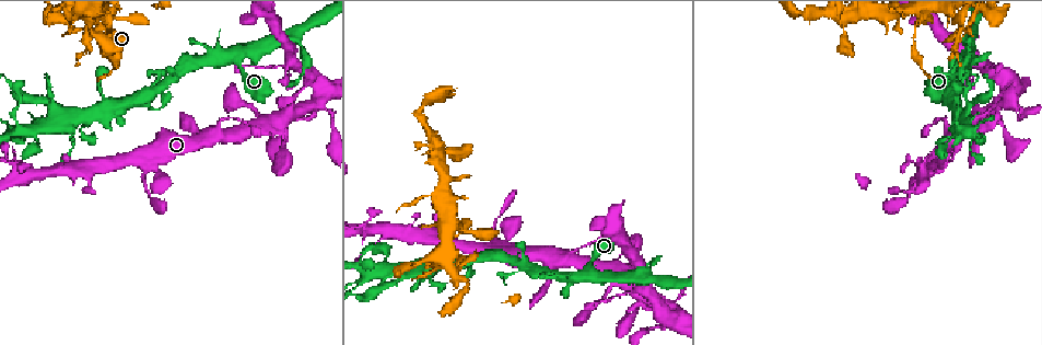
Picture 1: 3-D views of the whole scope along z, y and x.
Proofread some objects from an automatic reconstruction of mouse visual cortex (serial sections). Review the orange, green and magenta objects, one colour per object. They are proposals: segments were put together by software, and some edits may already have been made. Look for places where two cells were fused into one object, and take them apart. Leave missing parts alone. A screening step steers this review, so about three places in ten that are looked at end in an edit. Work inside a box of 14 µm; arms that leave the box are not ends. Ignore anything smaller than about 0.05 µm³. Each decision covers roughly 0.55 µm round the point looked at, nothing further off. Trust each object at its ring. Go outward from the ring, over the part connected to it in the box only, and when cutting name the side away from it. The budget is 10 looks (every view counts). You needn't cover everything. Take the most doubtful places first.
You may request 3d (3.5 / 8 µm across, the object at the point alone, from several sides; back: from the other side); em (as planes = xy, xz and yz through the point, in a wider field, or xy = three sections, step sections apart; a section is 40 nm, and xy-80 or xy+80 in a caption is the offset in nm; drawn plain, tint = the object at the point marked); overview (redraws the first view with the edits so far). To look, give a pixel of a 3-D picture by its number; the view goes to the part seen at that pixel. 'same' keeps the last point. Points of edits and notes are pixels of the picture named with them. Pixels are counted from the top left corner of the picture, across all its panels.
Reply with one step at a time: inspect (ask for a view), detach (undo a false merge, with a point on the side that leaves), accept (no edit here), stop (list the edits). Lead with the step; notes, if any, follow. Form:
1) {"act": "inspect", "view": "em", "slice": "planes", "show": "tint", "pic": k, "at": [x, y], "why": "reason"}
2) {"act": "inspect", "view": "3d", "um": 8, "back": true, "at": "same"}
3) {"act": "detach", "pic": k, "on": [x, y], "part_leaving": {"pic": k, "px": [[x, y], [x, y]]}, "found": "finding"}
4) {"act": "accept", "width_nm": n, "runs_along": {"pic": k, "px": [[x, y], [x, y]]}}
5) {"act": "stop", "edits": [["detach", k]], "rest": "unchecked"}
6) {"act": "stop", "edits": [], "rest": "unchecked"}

{"act": "inspect", "view": "3d", "um": 8, "pic": 1, "at": [965, 14], "why": "abrupt turn"}

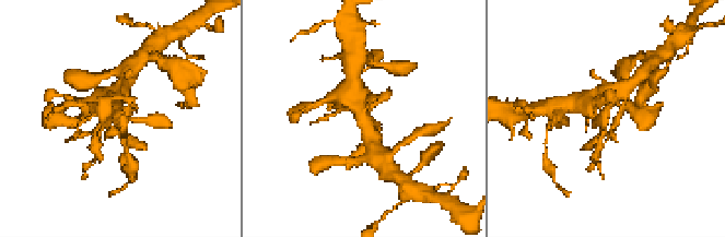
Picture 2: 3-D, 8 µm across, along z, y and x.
{"act": "inspect", "view": "em", "slice": "xy", "step": 1, "show": "tint", "at": "same", "arms": 4, "arm_widths_nm": [150, 200, 200, 400], "why": "shape alone is not enough"}

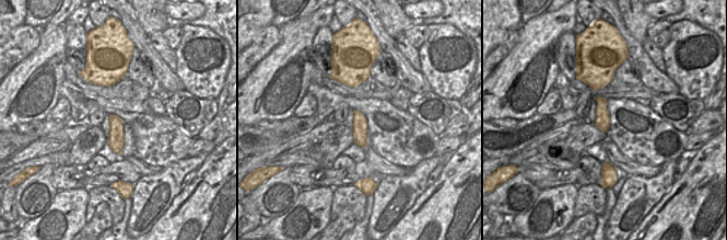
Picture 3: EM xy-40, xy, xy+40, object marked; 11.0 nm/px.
{"act": "accept", "runs_along": {"pic": 2, "px": [[133, 141], [109, 98]]}, "found": "one cell here"}

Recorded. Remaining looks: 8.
{"act": "inspect", "view": "em", "slice": "xy", "step": 1, "show": "tint", "pic": 1, "at": [914, 33], "why": "sudden change in width"}

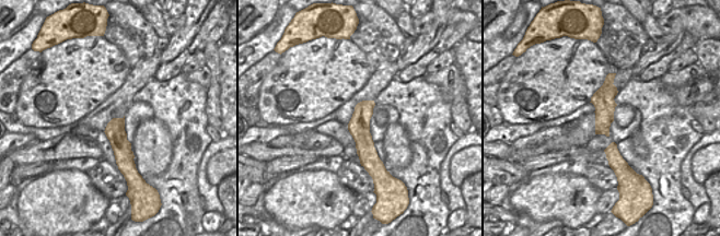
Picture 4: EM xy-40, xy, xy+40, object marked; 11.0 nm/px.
{"act": "inspect", "view": "3d", "um": 3.5, "at": "same", "why": "wider look"}

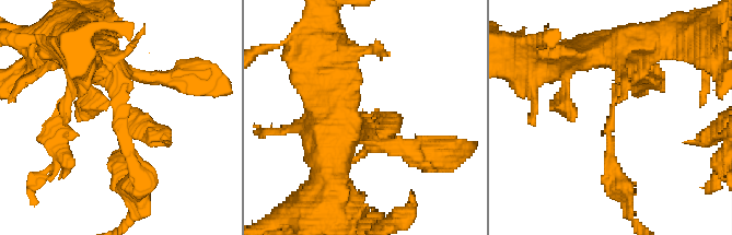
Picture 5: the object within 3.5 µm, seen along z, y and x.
{"act": "accept", "arm_widths_nm": [200, 300], "runs_along": {"pic": 5, "px": [[105, 53], [138, 184]]}, "found": "one cell here"}

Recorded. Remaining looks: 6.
{"act": "inspect", "view": "3d", "um": 3.5, "pic": 1, "at": [314, 96], "why": "abrupt turn"}

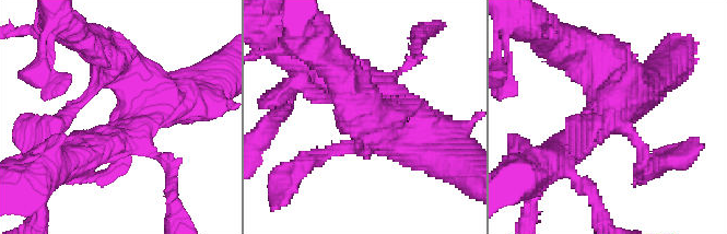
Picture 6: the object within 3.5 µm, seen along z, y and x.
{"act": "accept", "arms": 4, "arm_widths_nm": [150, 400, 600, 600], "runs_along": {"pic": 6, "px": [[575, 143], [614, 103], [587, 49]]}, "found": "all the same cell"}

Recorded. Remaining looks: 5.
{"act": "inspect", "view": "3d", "um": 8, "pic": 1, "at": [980, 62], "why": "a fork"}

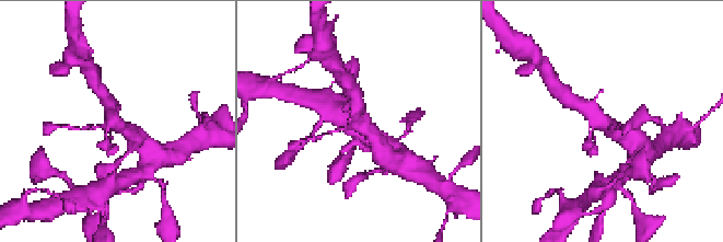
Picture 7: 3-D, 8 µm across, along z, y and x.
{"act": "inspect", "view": "em", "slice": "xy", "step": 3, "show": "tint", "pic": 7, "at": [361, 125]}

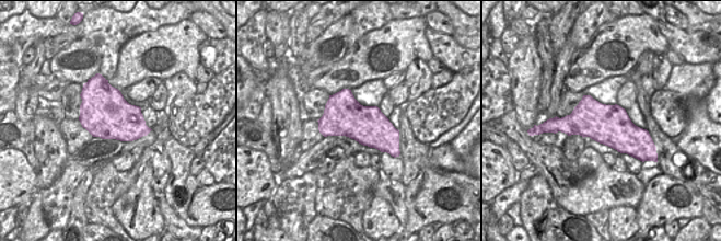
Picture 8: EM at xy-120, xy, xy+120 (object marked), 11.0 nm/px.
{"act": "accept", "found": "one cell here"}

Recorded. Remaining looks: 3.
{"act": "stop", "edits": [], "rest": "unchecked"}

